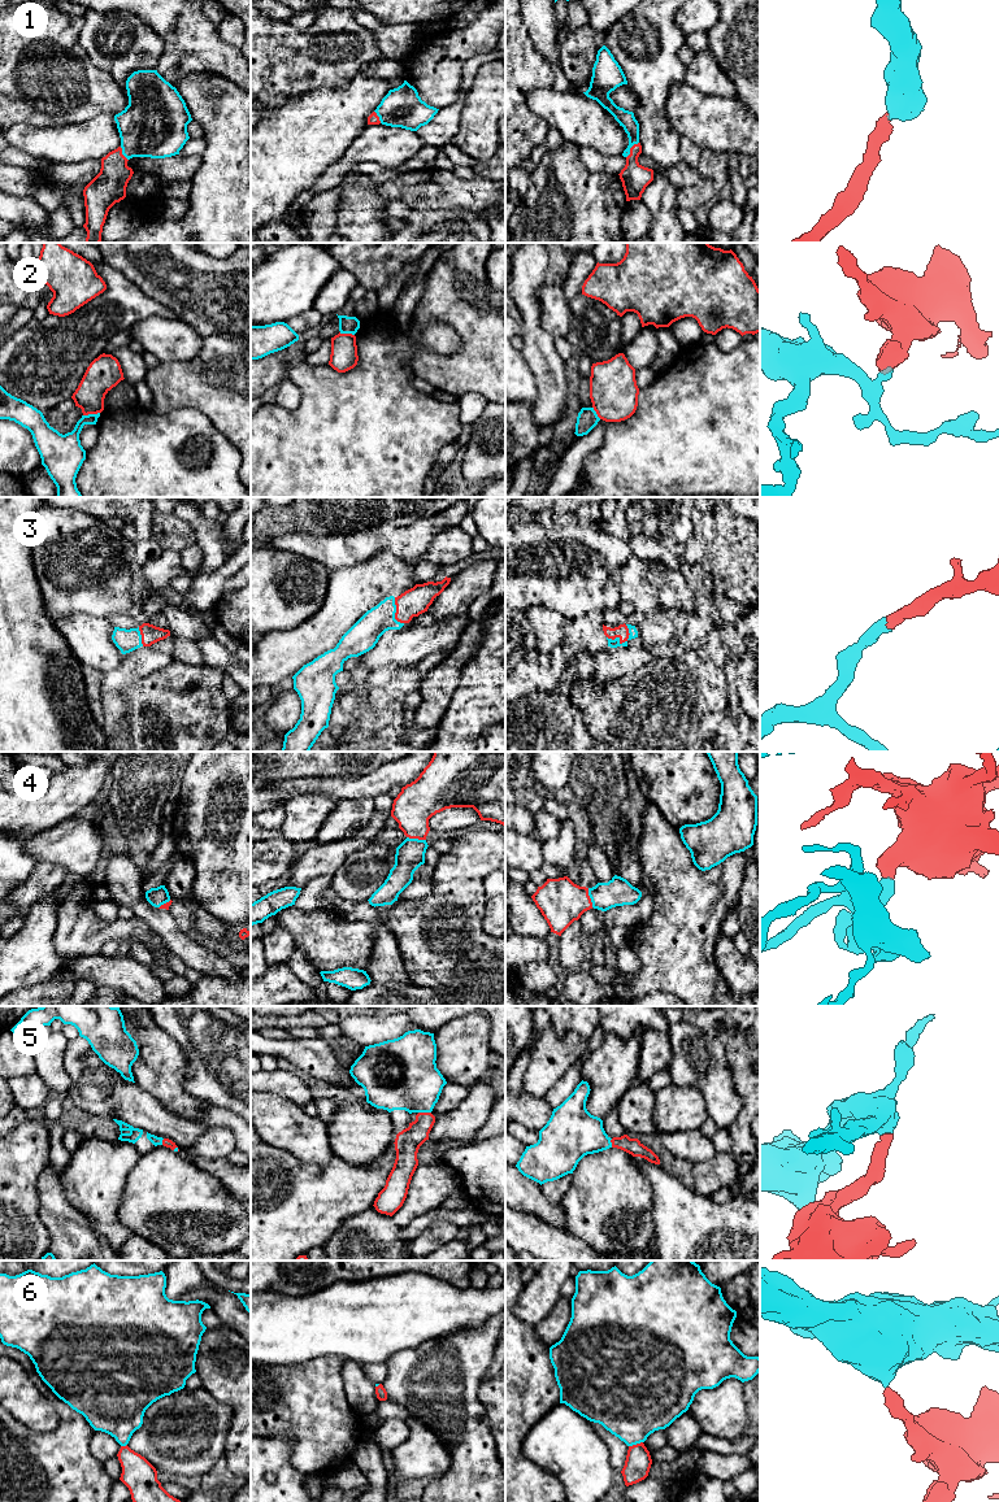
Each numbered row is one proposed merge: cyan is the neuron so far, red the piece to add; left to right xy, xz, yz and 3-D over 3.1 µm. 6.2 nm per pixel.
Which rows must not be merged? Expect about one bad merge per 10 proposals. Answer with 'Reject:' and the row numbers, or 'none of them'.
Reject: 2

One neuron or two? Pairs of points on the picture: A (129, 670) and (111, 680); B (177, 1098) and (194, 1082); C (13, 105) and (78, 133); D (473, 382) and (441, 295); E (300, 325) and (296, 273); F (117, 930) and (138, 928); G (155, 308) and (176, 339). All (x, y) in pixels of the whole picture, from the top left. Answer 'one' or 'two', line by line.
A: one
B: two
C: two
D: one
E: two
F: one
G: two

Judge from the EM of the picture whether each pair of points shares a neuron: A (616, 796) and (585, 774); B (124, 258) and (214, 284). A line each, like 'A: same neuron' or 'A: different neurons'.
A: same neuron
B: same neuron

